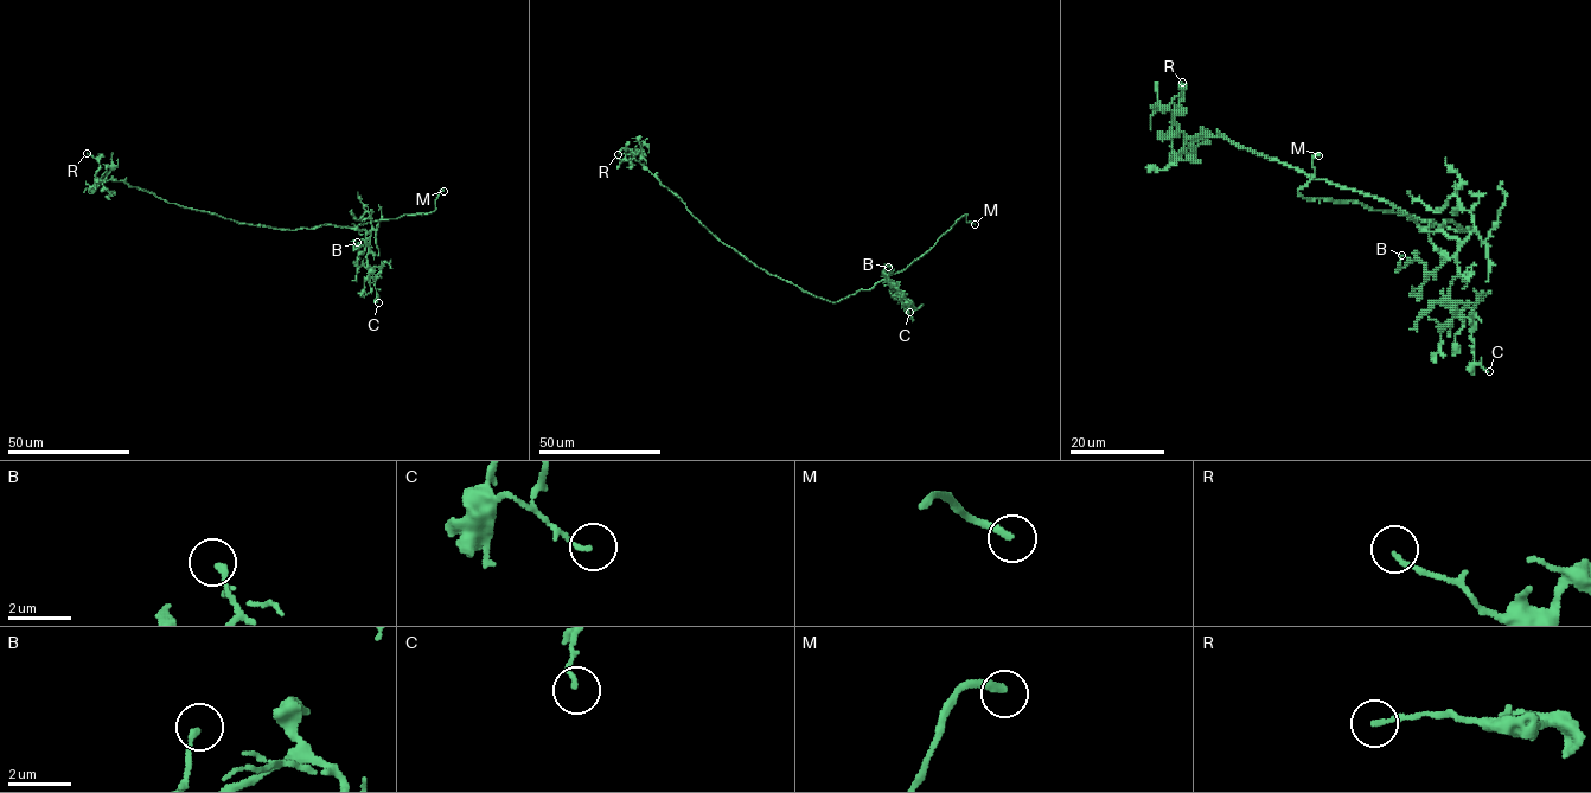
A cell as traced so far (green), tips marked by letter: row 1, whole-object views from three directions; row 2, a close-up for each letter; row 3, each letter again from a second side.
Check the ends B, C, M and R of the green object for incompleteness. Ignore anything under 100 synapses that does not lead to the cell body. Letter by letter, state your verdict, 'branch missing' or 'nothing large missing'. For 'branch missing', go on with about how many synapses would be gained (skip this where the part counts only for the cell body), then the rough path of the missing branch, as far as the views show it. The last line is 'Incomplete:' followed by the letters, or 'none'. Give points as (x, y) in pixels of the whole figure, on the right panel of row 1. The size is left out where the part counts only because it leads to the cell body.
B: nothing large missing
C: nothing large missing
M: branch missing
R: nothing large missing
Incomplete: M

